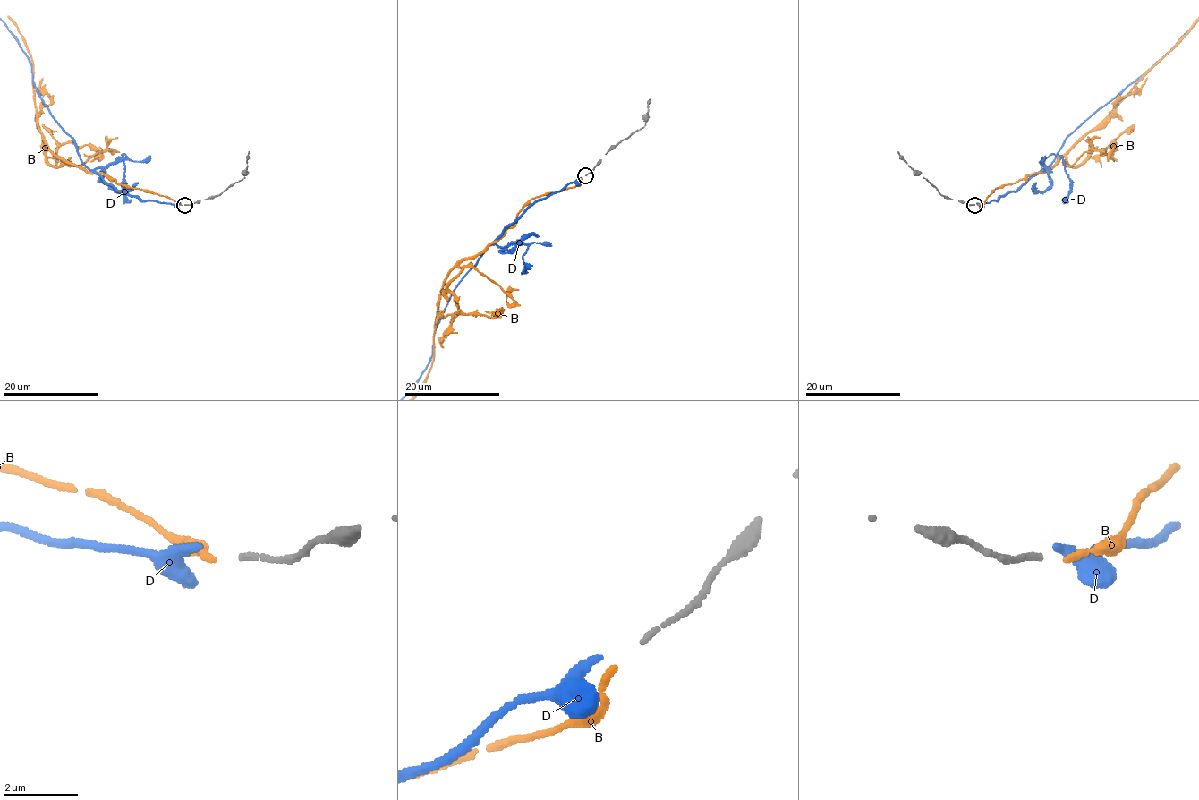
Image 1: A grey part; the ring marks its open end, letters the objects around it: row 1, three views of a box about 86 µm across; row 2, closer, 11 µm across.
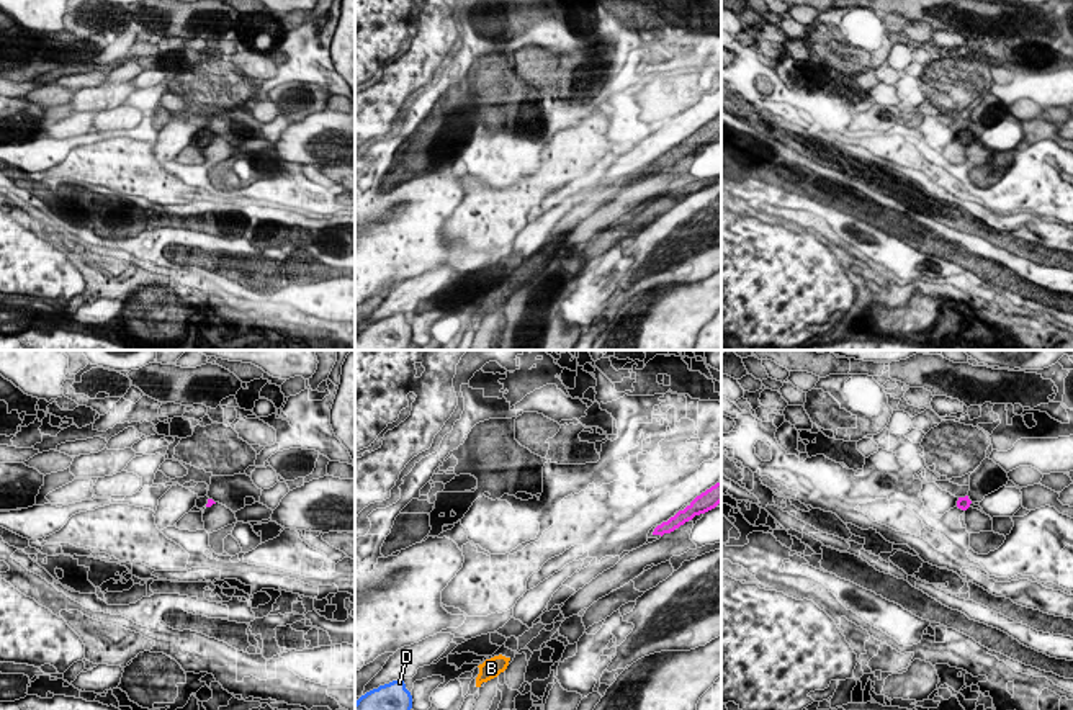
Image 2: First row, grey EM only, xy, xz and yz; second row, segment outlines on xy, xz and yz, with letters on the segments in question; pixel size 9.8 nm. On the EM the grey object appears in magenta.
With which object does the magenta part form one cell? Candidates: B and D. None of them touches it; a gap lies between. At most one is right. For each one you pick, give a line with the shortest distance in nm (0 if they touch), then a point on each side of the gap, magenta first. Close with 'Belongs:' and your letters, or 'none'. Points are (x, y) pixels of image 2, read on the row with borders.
B: 1850 nm | xz (653, 534), (509, 658)
Belongs: B

